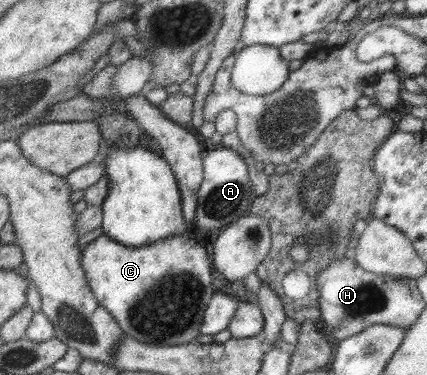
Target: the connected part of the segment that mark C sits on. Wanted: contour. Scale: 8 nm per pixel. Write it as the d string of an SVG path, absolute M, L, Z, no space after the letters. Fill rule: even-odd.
M102 233L84 245L79 262L94 299L114 318L125 336L150 345L196 342L204 311L216 289L212 287L210 259L206 249L194 239L188 239L188 233L168 236L140 247L119 244Z

